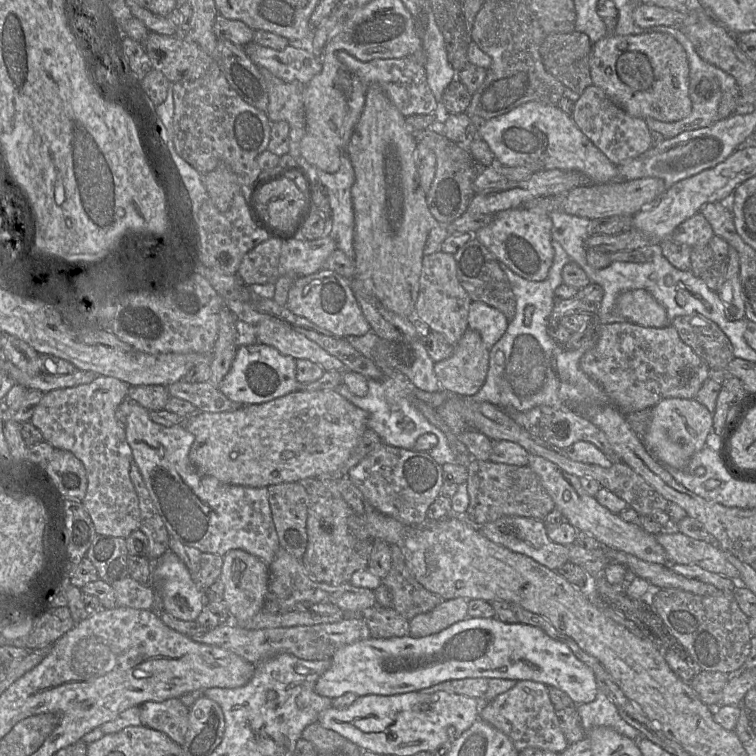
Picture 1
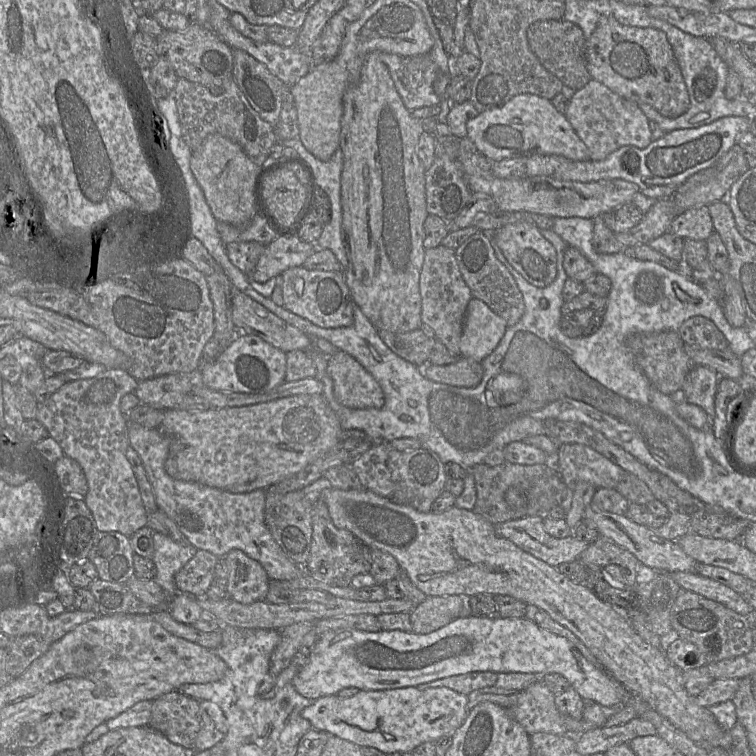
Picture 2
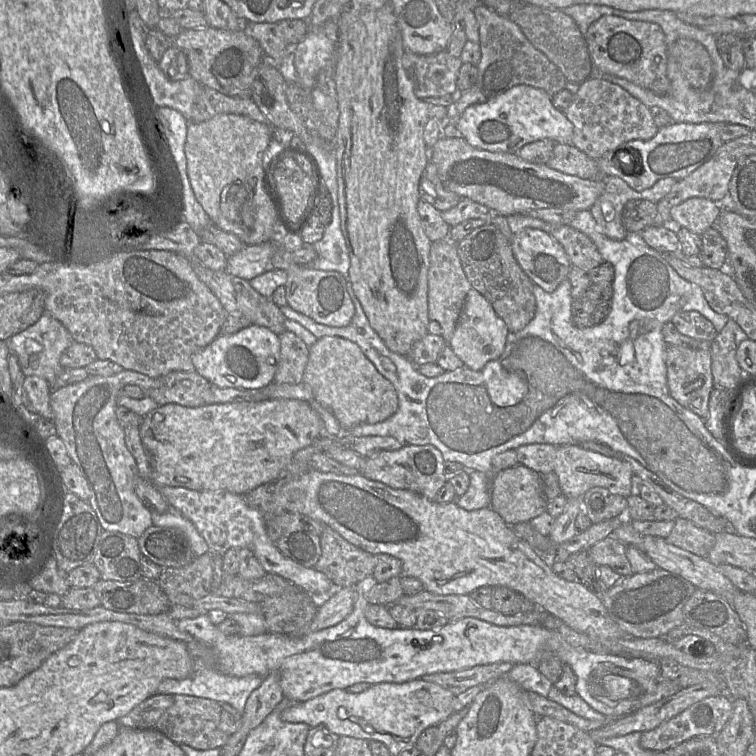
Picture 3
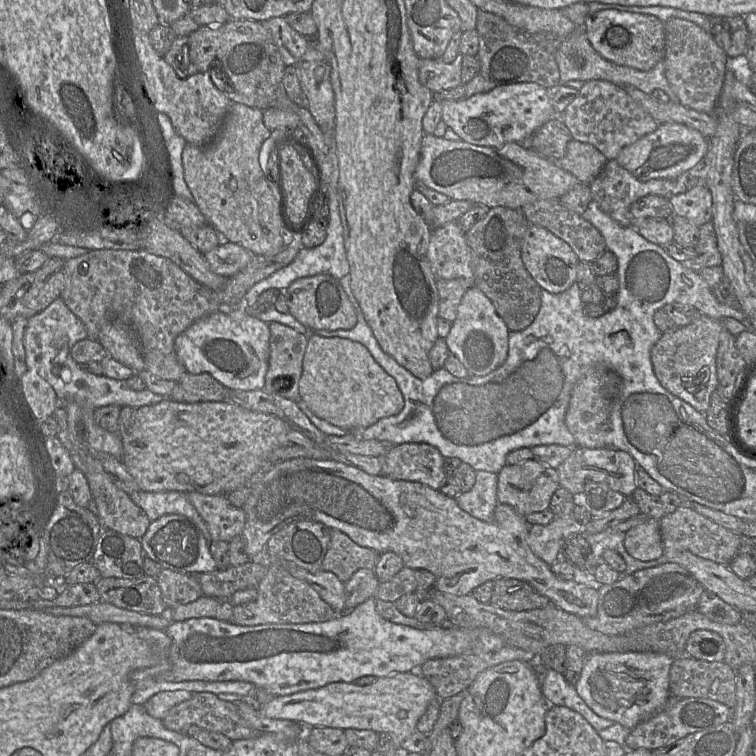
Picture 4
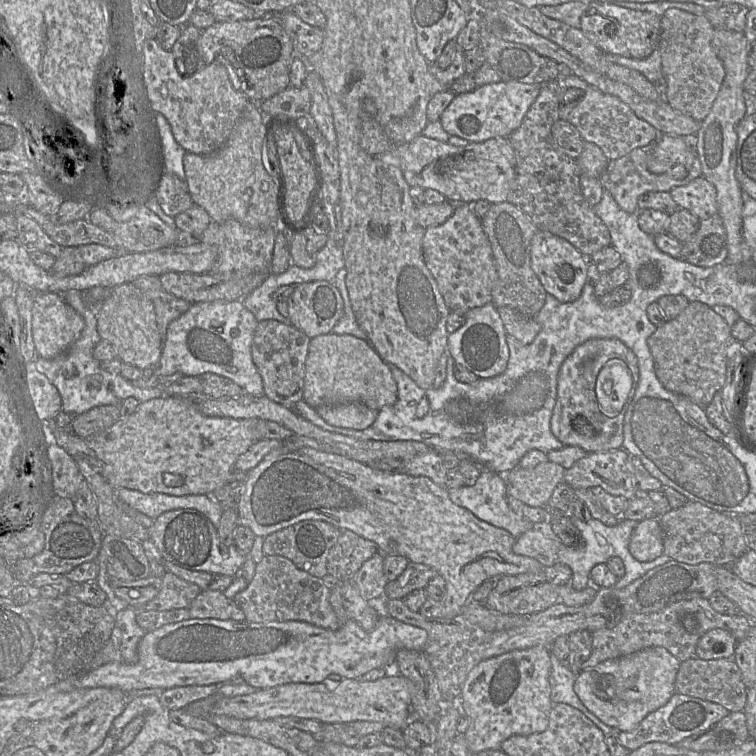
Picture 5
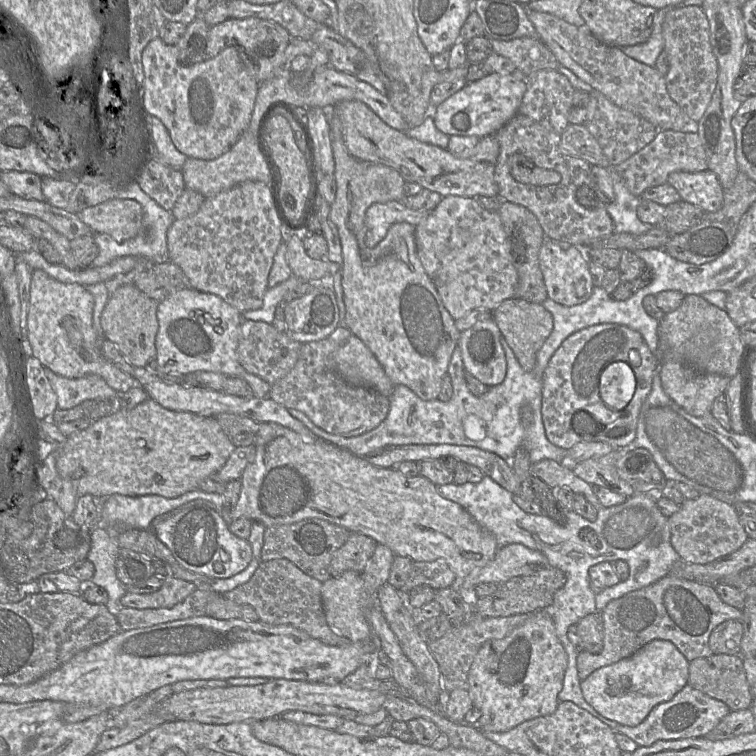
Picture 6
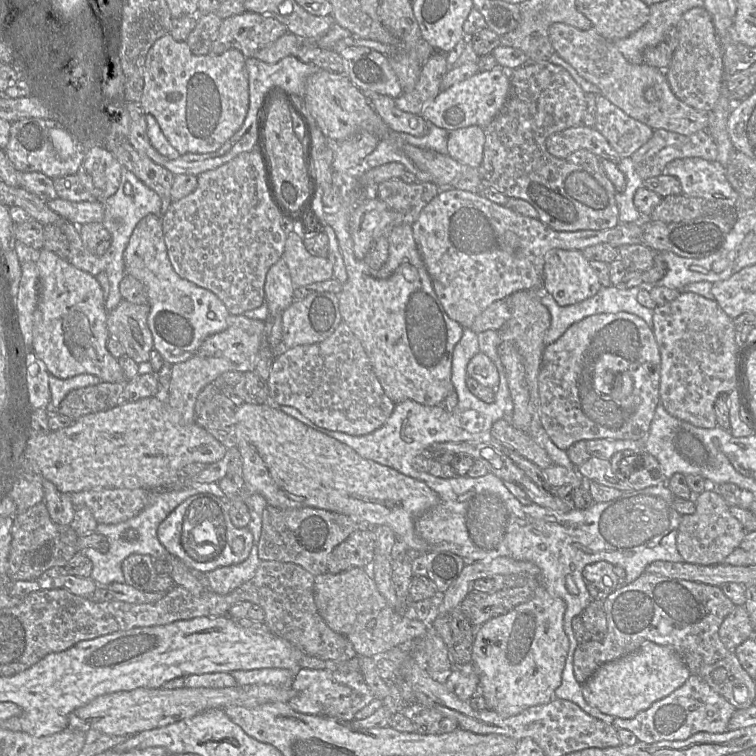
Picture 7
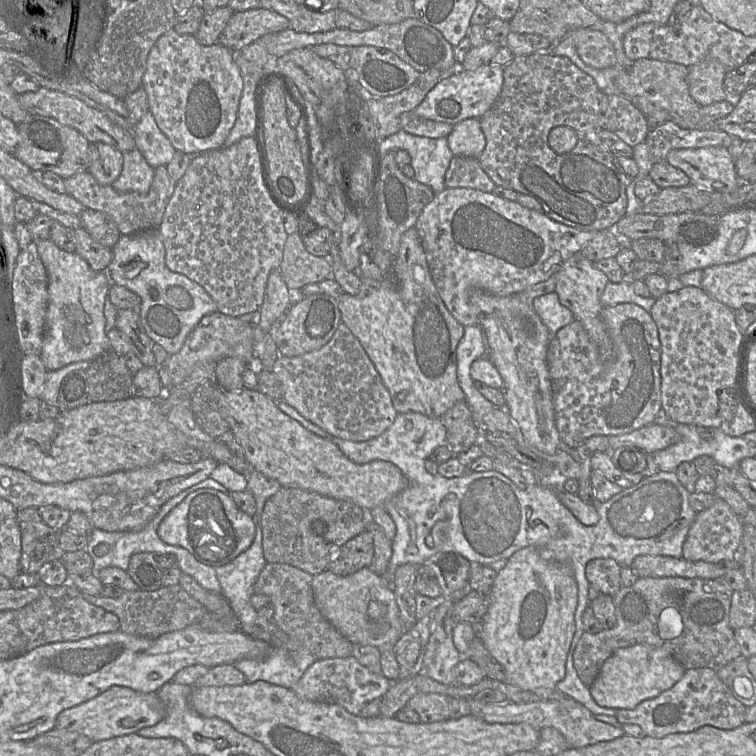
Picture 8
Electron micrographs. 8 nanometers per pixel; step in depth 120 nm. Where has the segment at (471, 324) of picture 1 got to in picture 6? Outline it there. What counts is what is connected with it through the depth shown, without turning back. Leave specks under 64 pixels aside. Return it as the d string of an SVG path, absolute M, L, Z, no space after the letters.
M490 318L462 331L458 340L465 372L487 386L499 385L506 376L501 336L496 322Z

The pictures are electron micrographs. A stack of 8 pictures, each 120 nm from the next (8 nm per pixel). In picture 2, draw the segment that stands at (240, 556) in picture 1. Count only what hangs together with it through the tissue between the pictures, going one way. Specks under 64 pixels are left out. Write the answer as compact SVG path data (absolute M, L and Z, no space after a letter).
M231 550L220 559L225 560L228 569L229 598L242 604L265 601L270 578L259 562L241 550Z

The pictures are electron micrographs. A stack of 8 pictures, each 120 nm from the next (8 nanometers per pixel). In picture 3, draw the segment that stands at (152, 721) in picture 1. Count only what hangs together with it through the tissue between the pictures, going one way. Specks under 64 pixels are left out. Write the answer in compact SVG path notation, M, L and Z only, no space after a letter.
M177 694L174 695L174 703L162 714L154 729L179 745L185 744L197 750L222 748L229 739L229 735L219 728L222 709L222 704L217 701Z

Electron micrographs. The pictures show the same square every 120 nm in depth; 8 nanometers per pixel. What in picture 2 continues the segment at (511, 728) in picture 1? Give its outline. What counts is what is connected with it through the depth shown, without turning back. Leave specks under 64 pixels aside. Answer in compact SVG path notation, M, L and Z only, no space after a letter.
M542 679L520 690L516 703L508 710L530 735L536 732L556 735L567 733L562 715L556 708L555 695Z

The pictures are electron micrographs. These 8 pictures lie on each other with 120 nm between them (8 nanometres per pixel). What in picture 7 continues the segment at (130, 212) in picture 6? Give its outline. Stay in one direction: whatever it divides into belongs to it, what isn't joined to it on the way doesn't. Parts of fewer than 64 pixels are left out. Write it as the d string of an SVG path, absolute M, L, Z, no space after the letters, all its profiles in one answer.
M58 197L48 200L47 205L62 219L66 219L76 225L102 222L104 217L104 205L97 200L72 202Z

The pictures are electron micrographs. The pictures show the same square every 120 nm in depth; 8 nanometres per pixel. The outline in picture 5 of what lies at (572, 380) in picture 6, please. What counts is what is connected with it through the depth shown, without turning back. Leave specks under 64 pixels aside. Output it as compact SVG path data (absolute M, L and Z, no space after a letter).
M589 339L578 345L562 363L558 374L557 397L550 420L550 428L553 435L564 446L578 446L587 453L622 448L626 408L624 407L617 416L608 417L601 412L595 394L598 373L611 359L624 361L630 371L632 377L632 387L629 393L630 402L639 380L638 361L632 350L619 339Z

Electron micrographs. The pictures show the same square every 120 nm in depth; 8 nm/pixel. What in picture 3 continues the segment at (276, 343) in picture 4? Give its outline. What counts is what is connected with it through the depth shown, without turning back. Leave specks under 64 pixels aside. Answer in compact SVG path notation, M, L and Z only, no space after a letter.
M291 331L278 335L280 340L280 363L274 375L275 384L299 384L309 359L309 347Z

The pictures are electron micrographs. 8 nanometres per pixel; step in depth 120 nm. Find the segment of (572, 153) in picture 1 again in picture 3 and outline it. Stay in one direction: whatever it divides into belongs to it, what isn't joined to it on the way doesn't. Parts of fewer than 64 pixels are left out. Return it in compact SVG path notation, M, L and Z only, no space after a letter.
M516 85L484 103L467 107L454 125L468 144L490 152L516 153L524 145L542 139L571 143L573 124L553 106L551 97L543 89Z

